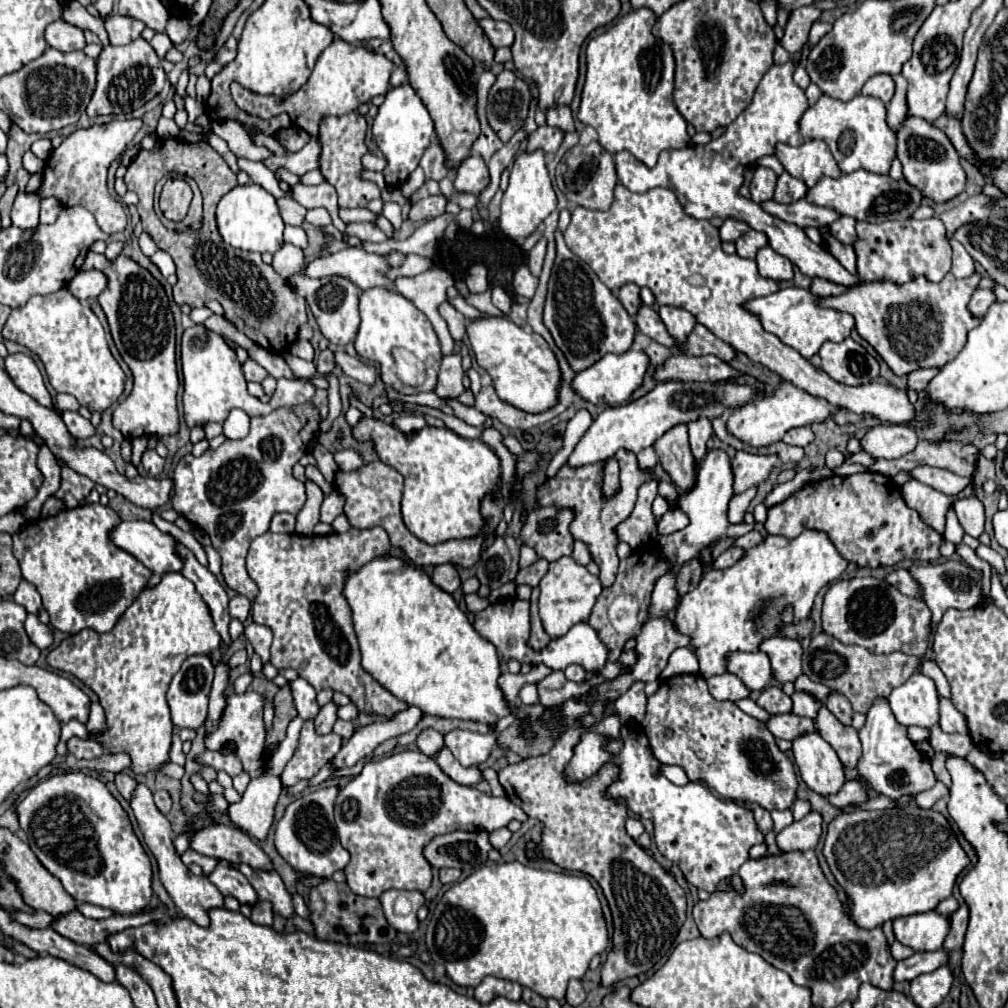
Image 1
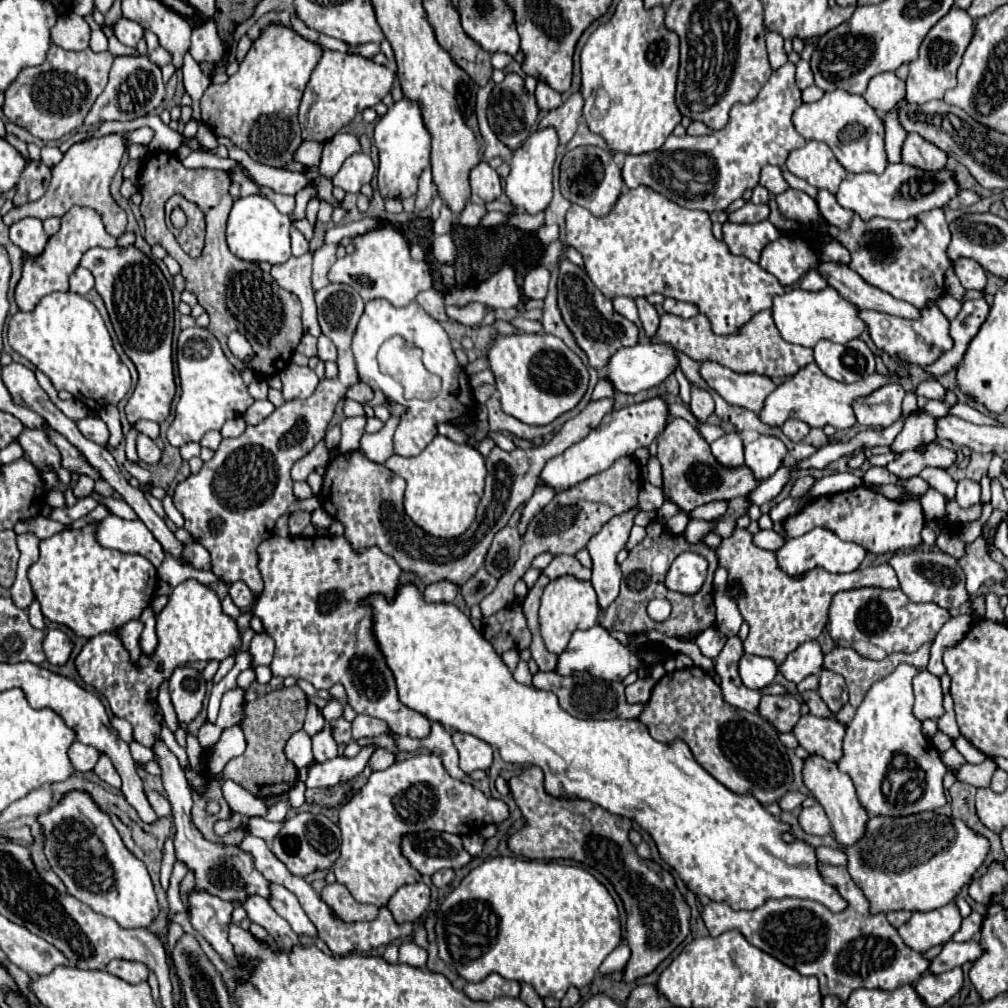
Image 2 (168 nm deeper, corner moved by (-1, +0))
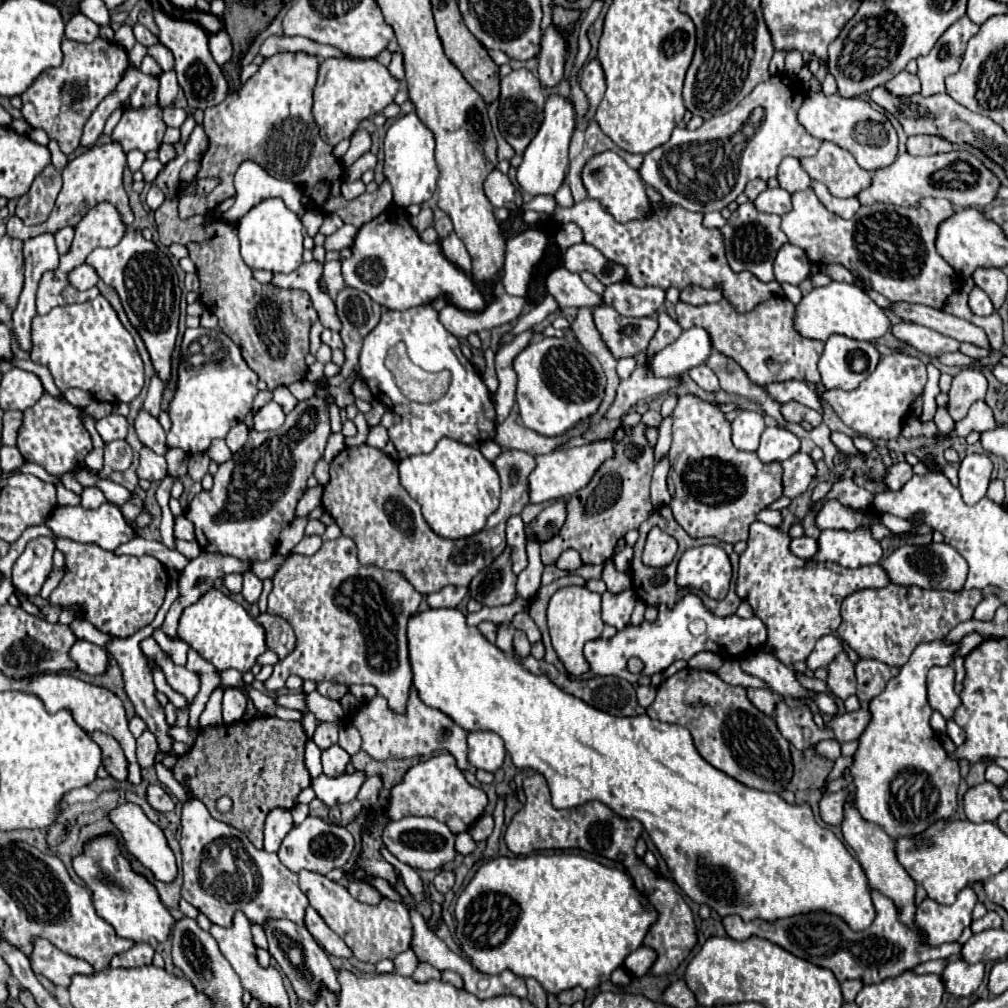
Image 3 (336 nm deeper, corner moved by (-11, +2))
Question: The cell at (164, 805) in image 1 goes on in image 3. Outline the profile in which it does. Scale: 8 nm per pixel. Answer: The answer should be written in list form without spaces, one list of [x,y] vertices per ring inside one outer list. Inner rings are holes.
[[[150,785],[148,791],[146,791],[146,797],[148,797],[148,803],[154,811],[172,811],[174,809],[174,801],[172,797],[166,793],[166,789],[162,789],[160,785]]]

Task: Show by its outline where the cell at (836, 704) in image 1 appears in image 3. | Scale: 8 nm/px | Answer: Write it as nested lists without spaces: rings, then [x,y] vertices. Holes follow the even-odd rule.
[[[844,651],[840,655],[836,655],[836,659],[828,665],[826,683],[828,683],[828,689],[842,701],[856,693],[854,663],[848,659],[848,655]]]

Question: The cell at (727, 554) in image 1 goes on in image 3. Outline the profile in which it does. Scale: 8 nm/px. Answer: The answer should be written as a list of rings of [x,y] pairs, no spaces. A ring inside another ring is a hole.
[[[752,523],[750,527],[750,537],[748,537],[748,549],[740,555],[740,577],[738,577],[738,589],[736,593],[740,599],[744,599],[756,617],[762,619],[762,623],[768,629],[768,641],[766,649],[774,647],[776,659],[780,659],[784,665],[792,667],[790,663],[804,661],[810,653],[816,641],[828,633],[836,633],[840,627],[840,610],[844,597],[852,595],[854,591],[868,589],[868,587],[886,587],[890,583],[886,571],[880,565],[868,565],[868,567],[858,567],[858,569],[846,569],[838,563],[818,563],[818,561],[804,561],[796,555],[792,555],[788,543],[792,537],[776,527],[770,527],[766,523]]]

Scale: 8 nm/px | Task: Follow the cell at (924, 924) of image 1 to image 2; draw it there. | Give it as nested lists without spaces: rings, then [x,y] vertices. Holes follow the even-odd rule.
[[[948,903],[940,909],[926,913],[912,913],[912,917],[898,927],[904,943],[914,951],[928,951],[930,947],[944,945],[960,929],[960,911],[956,903]]]

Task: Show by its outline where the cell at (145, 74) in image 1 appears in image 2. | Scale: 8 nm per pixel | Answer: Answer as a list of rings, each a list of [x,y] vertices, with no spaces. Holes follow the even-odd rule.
[[[126,55],[116,57],[110,69],[110,81],[104,91],[98,95],[90,113],[86,115],[84,125],[96,125],[102,121],[132,121],[152,113],[166,97],[166,85],[162,81],[160,67],[150,61],[148,55]]]

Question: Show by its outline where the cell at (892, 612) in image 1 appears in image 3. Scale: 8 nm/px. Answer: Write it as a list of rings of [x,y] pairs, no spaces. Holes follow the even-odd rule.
[[[892,583],[882,589],[862,589],[844,599],[842,623],[836,635],[862,659],[876,659],[892,667],[902,667],[916,645],[924,641],[938,641],[958,623],[972,619],[972,613],[982,599],[984,595],[980,589],[936,591]]]

